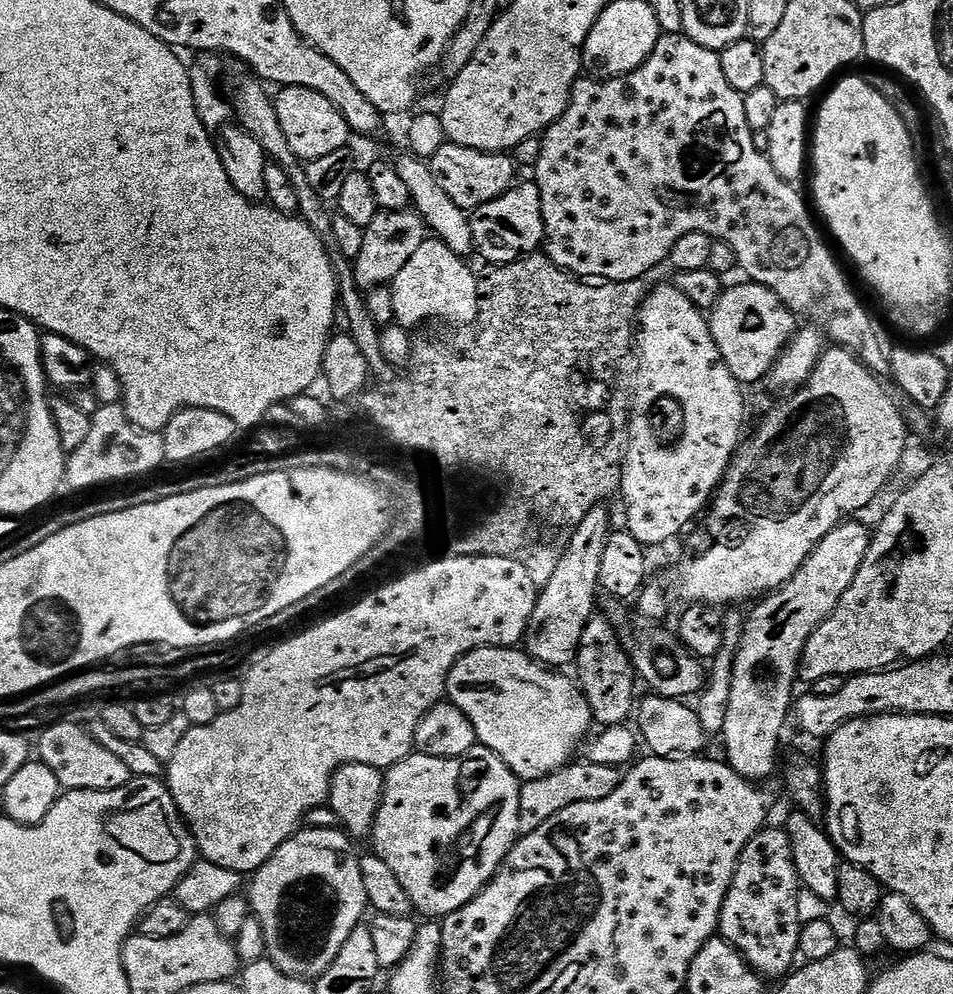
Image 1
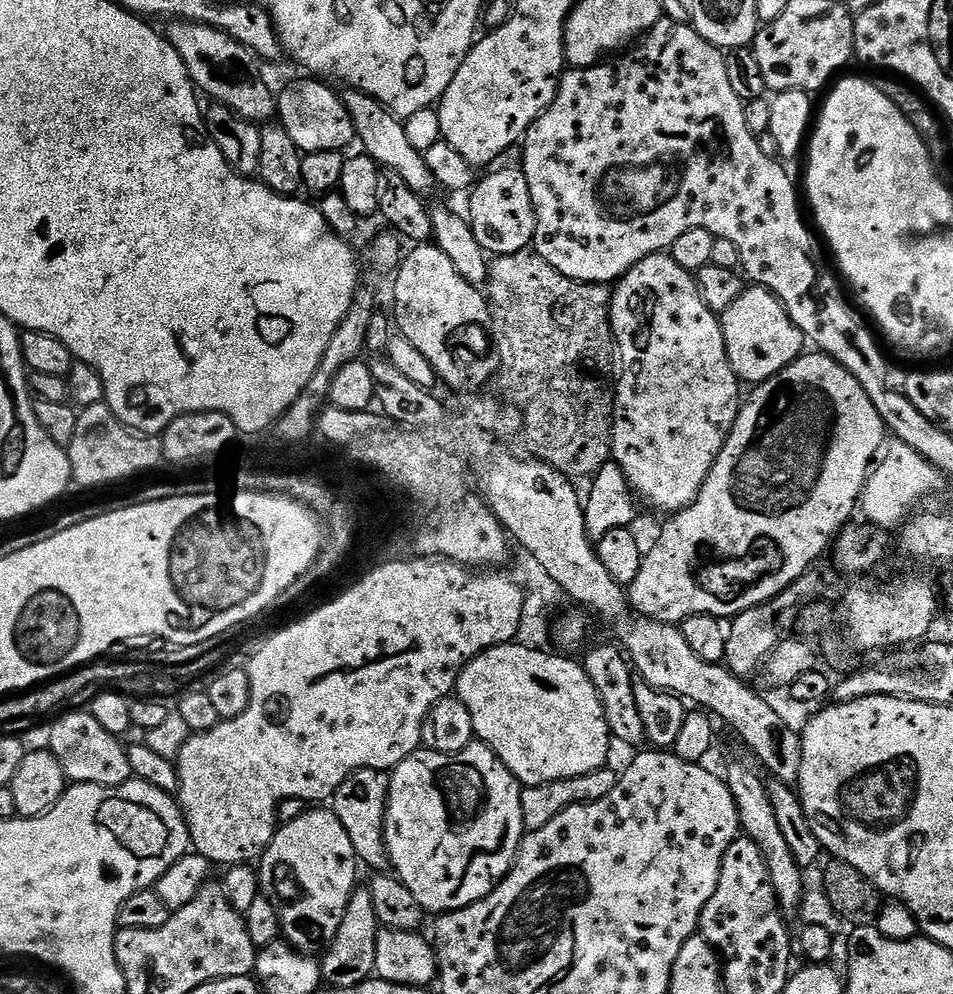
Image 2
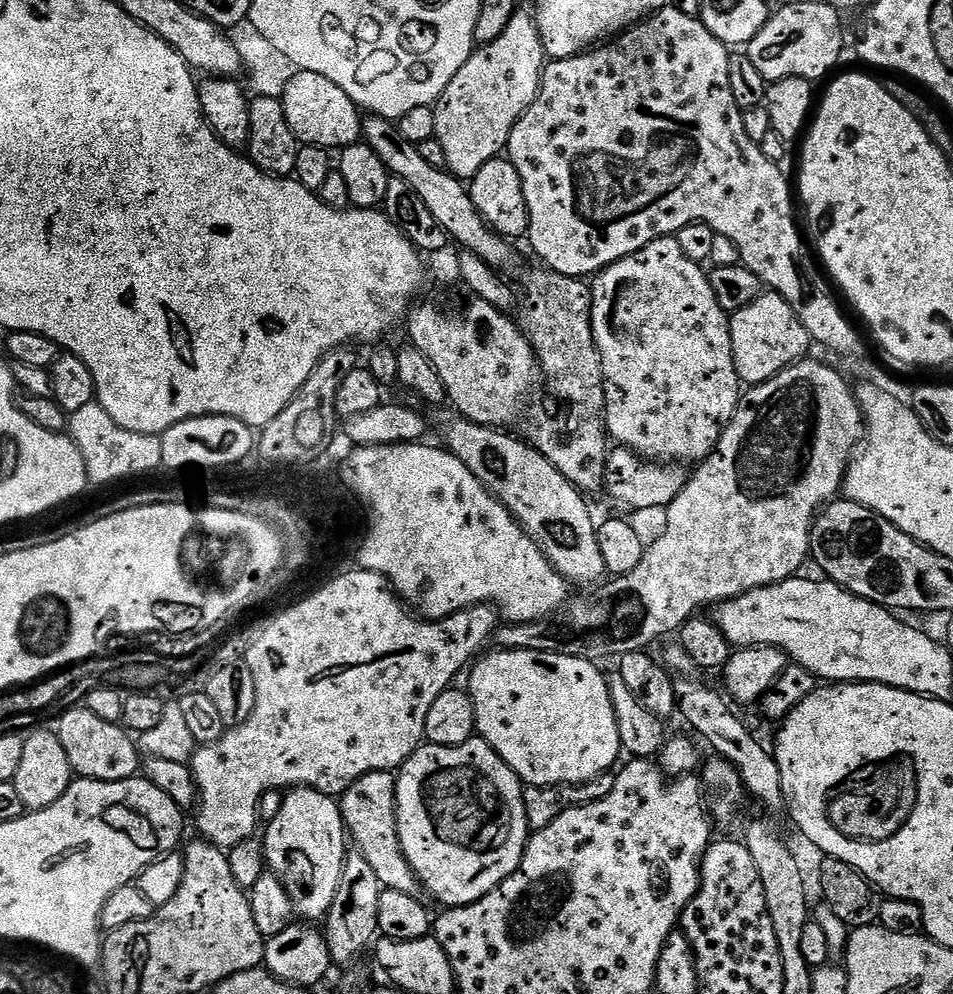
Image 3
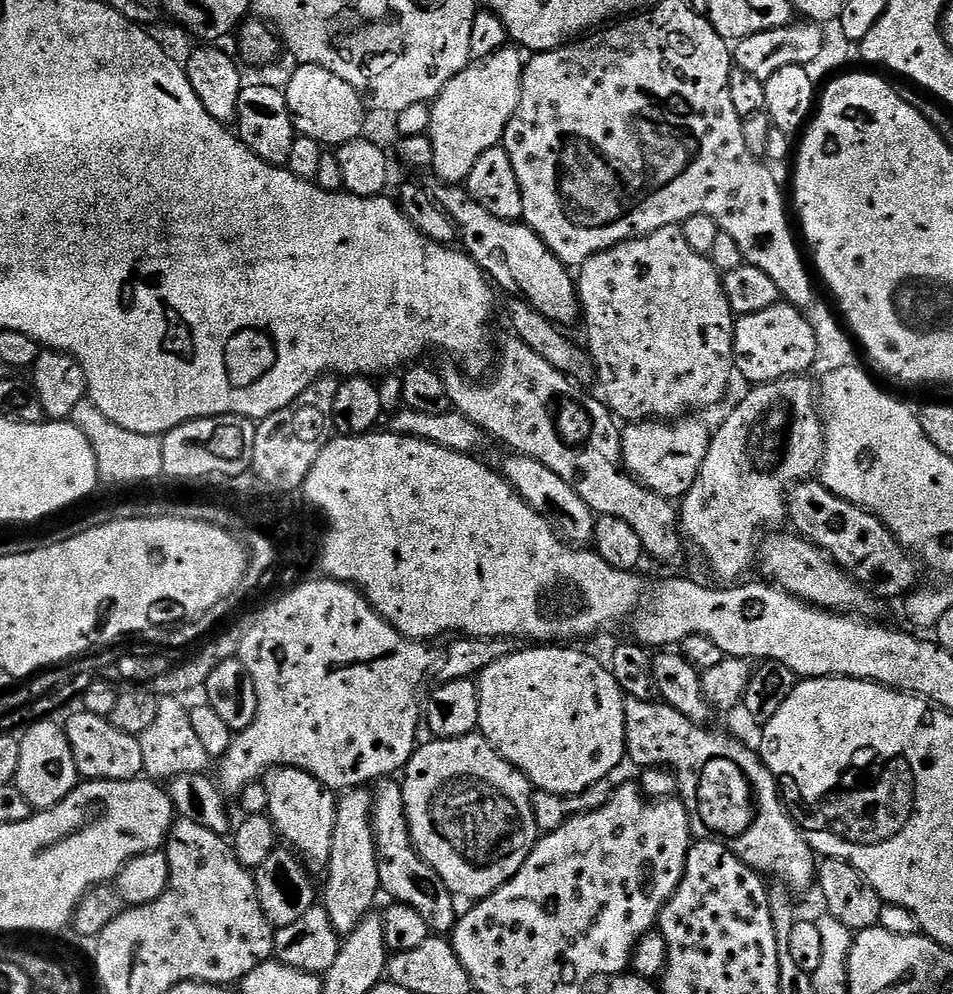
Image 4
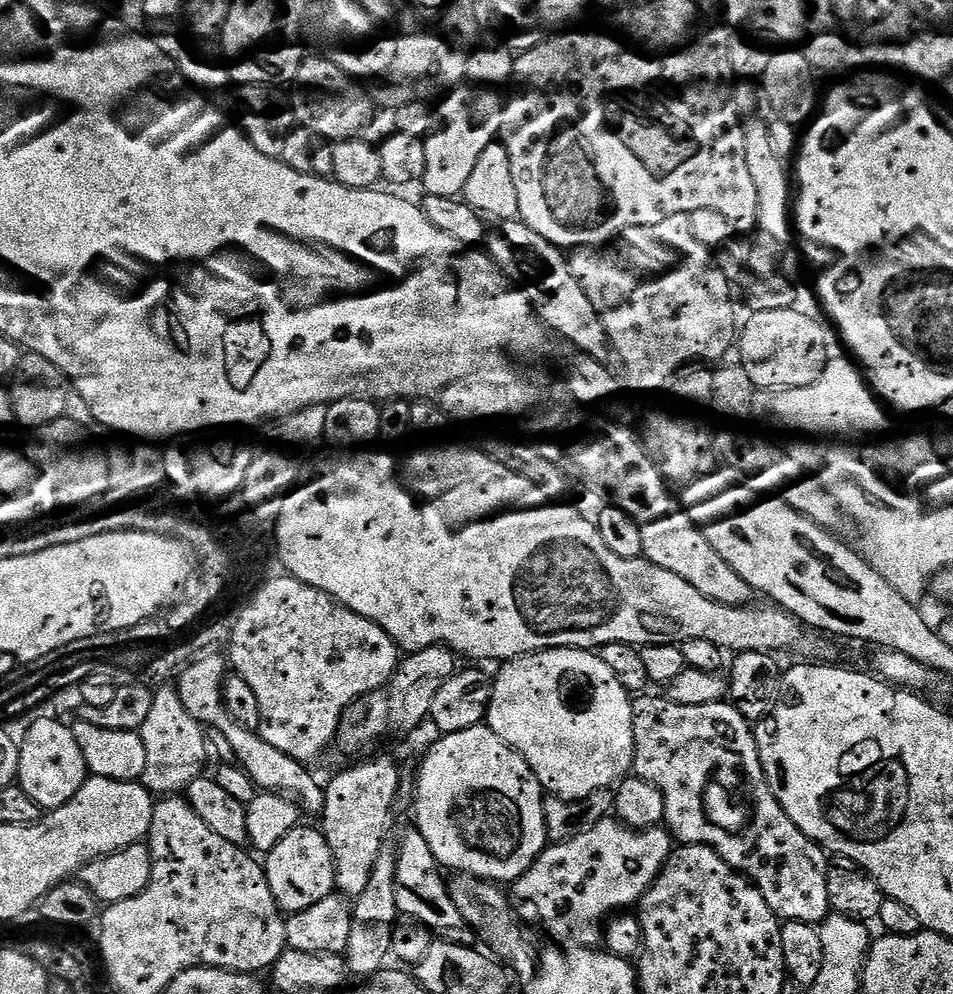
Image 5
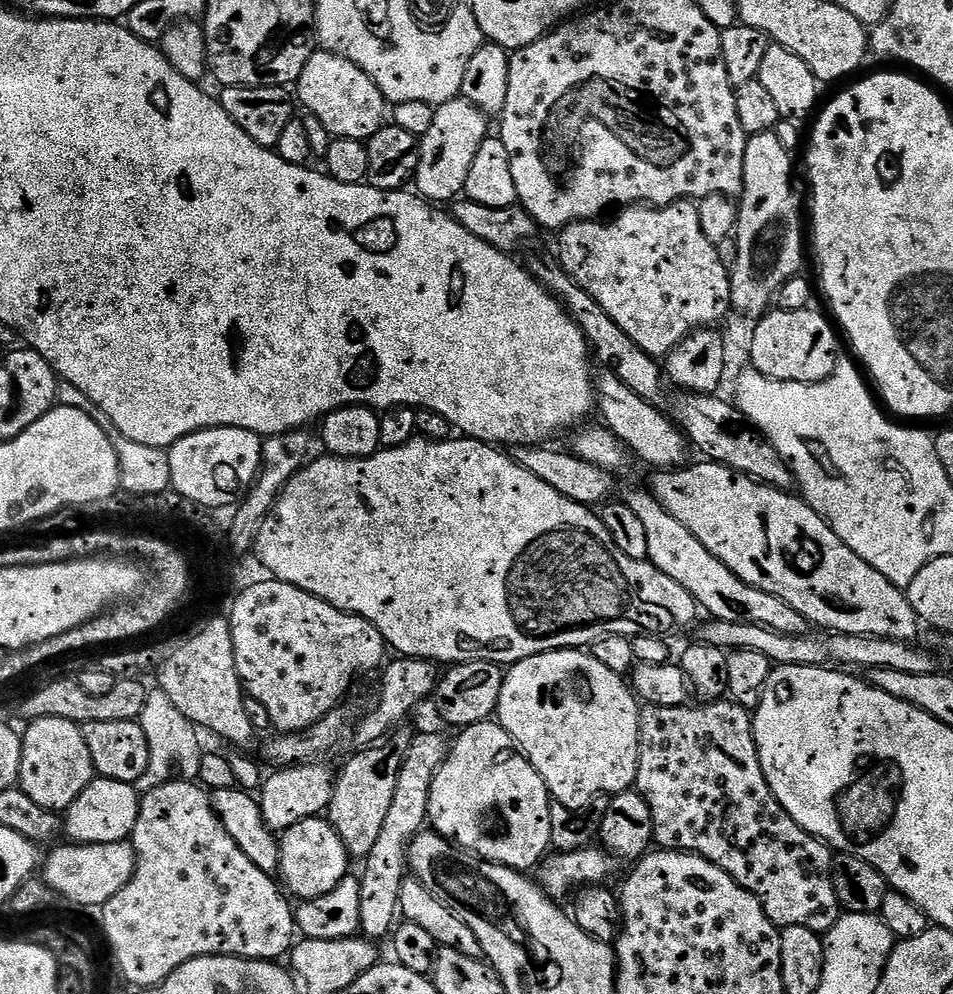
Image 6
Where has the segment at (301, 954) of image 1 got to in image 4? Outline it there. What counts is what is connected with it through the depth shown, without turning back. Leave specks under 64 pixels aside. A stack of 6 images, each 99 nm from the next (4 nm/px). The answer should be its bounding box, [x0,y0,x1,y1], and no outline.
[262,768,338,869]

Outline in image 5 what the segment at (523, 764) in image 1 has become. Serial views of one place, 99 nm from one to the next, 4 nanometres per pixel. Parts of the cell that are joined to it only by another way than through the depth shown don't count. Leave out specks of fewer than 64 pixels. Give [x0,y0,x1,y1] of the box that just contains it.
[486,648,634,800]

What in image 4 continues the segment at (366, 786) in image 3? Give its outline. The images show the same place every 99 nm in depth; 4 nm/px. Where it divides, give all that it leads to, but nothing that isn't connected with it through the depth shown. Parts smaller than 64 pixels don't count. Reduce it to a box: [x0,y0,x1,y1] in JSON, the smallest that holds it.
[374,778,458,934]

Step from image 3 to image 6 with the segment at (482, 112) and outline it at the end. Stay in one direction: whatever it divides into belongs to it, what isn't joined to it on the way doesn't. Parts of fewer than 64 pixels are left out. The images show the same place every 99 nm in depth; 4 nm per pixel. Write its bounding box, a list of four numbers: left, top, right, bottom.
[414,98,489,202]

